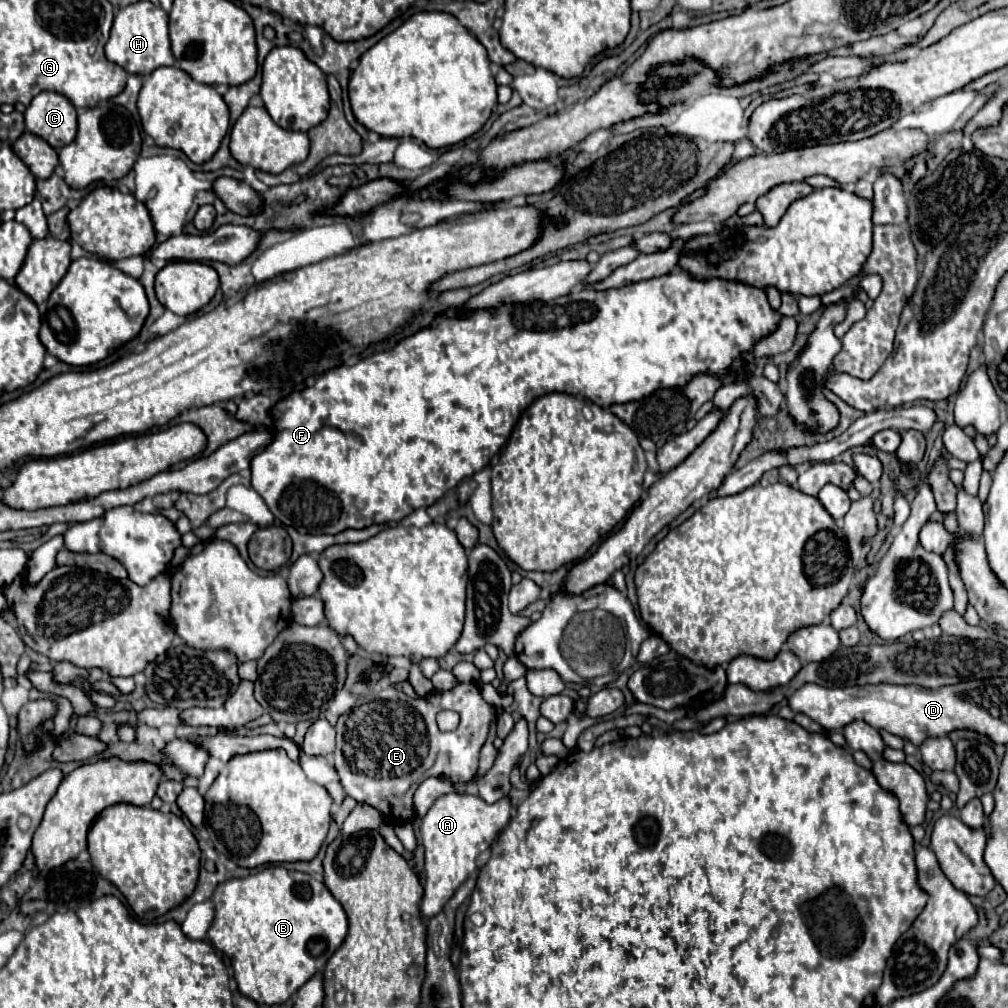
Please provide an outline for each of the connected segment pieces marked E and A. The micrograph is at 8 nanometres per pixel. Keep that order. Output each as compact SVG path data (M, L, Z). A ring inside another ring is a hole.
M474 682L458 684L454 686L454 690L448 692L432 692L428 698L408 698L406 694L398 692L392 686L380 692L372 692L370 696L362 696L362 700L358 700L358 704L350 712L342 714L336 724L334 756L336 756L336 772L340 776L340 784L346 796L354 798L360 804L366 802L372 808L378 808L378 812L386 822L390 824L410 822L414 818L412 794L426 778L430 776L446 778L452 784L468 782L474 778L478 770L480 750L488 738L488 730L494 718L496 718L496 710L482 698L480 686ZM439 710L456 710L460 714L460 724L454 732L438 730L436 714Z
M456 792L444 794L432 804L420 826L420 840L424 844L426 854L426 886L420 904L422 916L436 916L444 908L444 904L454 896L456 888L476 870L478 856L492 846L498 832L508 824L510 808L512 806L508 798L498 800L494 804L486 804L478 796L462 796Z

